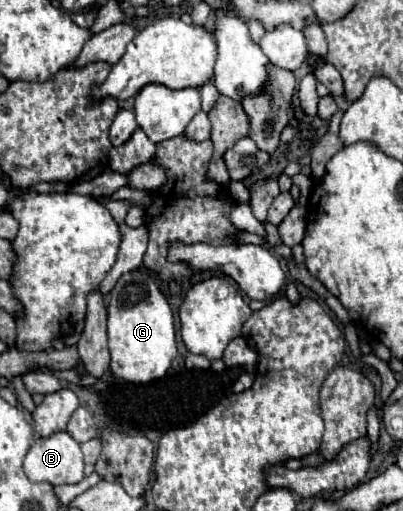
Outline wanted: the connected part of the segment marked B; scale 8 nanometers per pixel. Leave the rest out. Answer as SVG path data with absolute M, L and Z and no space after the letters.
M67 431L37 439L25 457L25 473L31 481L47 481L51 485L79 483L83 479L79 443Z

